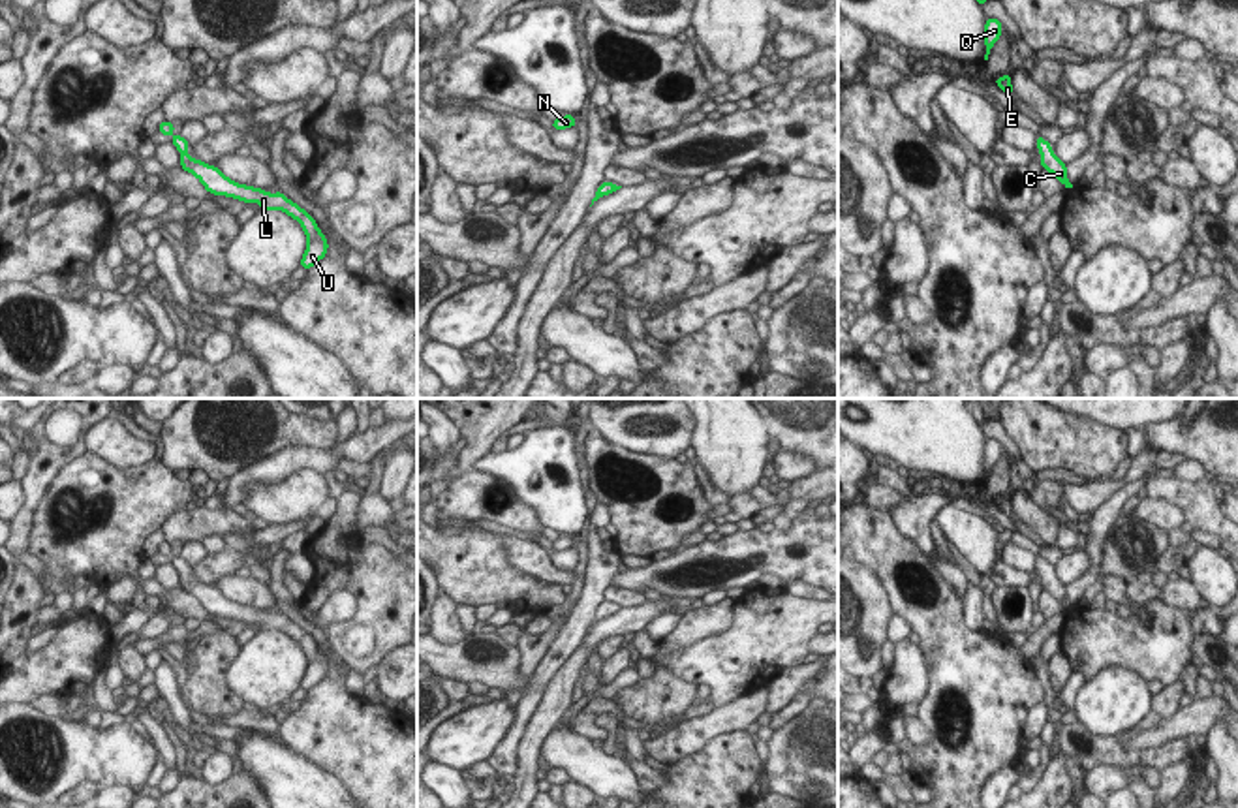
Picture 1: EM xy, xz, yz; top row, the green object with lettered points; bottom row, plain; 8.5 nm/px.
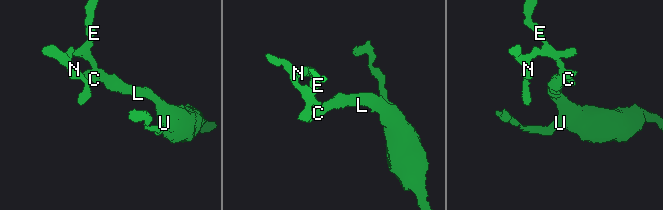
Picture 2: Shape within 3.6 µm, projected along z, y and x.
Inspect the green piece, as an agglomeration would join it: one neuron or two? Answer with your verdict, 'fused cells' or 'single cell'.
single cell

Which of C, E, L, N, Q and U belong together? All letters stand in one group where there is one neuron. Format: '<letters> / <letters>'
C E L N Q U

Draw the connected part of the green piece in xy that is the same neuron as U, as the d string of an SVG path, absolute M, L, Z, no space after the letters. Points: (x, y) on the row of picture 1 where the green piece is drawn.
M175 135L171 143L182 154L180 167L197 177L209 194L216 194L218 197L227 195L233 199L240 199L246 205L259 203L263 210L276 209L297 220L302 225L302 231L308 239L306 250L301 259L301 267L308 271L327 256L329 242L325 235L319 231L316 220L297 203L289 201L286 194L282 192L269 194L263 192L261 188L239 184L229 177L225 177L218 167L203 163L201 160L193 160L192 156L186 154L190 148L188 141L180 135Z

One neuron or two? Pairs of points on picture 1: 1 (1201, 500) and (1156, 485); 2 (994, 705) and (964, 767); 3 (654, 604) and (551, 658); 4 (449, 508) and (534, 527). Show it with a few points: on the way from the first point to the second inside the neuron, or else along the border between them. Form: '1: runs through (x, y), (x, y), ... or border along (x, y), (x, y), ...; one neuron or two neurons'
1: runs through (1190, 497), (1167, 489); one neuron
2: runs through (979, 720), (974, 739), (964, 752); one neuron
3: border along (590, 628), (581, 645), (553, 675); two neurons
4: runs through (470, 508), (481, 508), (491, 515), (513, 515); one neuron

